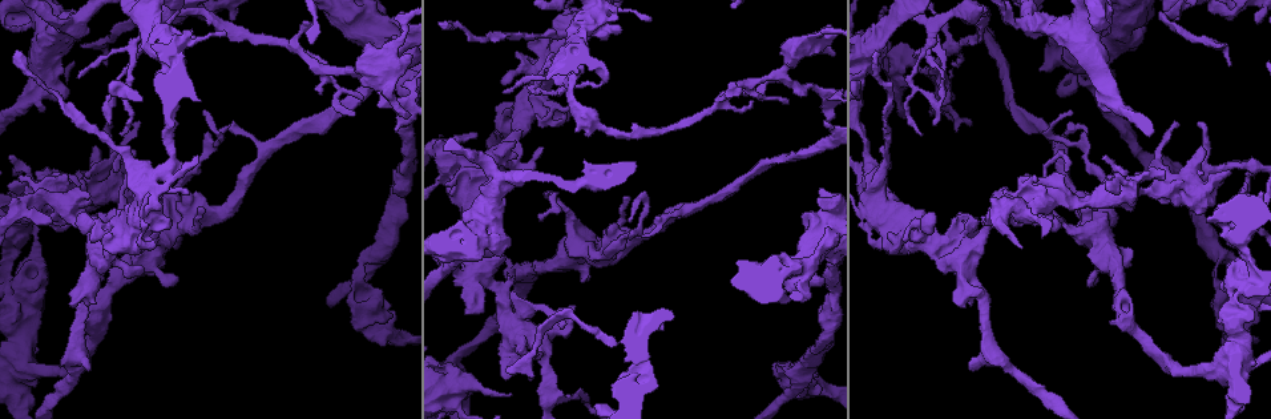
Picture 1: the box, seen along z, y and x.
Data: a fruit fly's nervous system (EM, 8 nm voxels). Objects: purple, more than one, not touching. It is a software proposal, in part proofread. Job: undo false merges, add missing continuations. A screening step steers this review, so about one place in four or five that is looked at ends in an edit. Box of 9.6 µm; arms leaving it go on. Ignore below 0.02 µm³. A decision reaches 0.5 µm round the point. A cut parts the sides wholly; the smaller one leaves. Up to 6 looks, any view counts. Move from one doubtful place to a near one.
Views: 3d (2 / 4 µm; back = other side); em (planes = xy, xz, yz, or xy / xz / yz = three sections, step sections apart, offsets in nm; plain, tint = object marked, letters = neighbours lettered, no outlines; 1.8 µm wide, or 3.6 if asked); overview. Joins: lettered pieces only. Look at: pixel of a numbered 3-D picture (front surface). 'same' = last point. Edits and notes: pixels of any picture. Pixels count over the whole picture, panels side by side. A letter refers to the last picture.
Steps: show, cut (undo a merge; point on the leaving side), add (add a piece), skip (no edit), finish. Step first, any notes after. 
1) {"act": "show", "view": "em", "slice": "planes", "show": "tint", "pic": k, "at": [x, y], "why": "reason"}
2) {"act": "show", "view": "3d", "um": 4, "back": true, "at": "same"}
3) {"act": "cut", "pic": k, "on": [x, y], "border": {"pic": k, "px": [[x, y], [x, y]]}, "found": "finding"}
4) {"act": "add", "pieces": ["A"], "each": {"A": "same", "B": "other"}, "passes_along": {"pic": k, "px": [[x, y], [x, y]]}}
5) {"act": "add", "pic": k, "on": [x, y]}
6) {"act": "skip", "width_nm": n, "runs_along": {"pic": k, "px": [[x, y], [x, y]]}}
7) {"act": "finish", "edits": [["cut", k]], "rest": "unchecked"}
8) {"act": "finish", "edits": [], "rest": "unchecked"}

{"act": "show", "view": "em", "slice": "planes", "show": "letters", "pic": 1, "at": [890, 18], "why": "thick turns thin"}

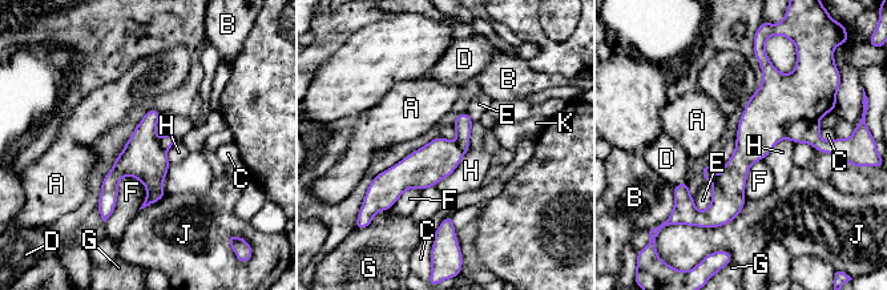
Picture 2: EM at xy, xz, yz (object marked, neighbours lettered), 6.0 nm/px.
{"act": "cut", "pic": 2, "on": [807, 132], "each": {"A": "other", "B": "other", "C": "other", "D": "other", "E": "other", "F": "other", "G": "other", "H": "other", "J": "other", "K": "other"}, "found": "a second neuron is stuck on"}

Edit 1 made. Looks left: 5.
{"act": "show", "view": "3d", "um": 4, "pic": 1, "at": [23, 54]}

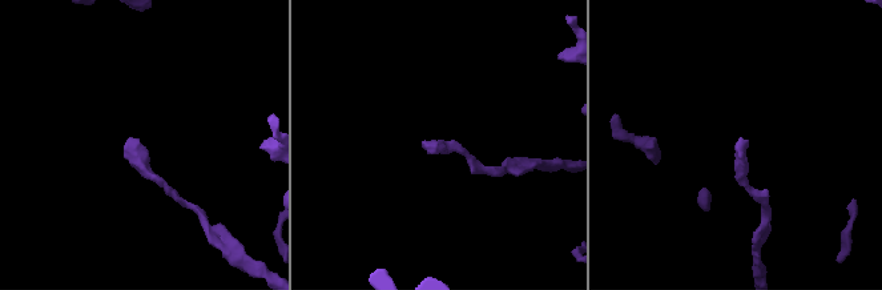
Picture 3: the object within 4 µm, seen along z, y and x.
{"act": "show", "view": "em", "slice": "planes", "show": "letters", "pic": 3, "at": [139, 141]}

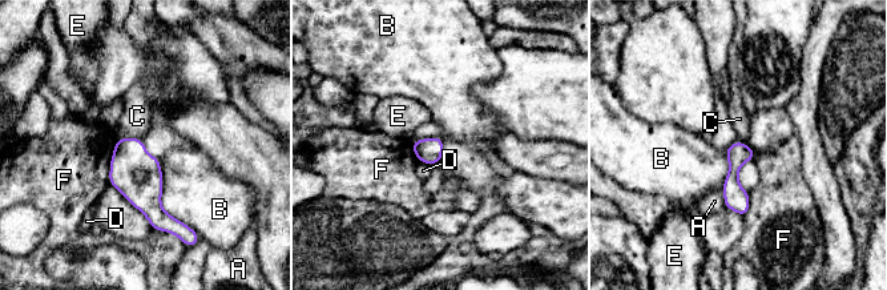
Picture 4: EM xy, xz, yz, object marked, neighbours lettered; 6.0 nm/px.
{"act": "skip", "width_nm": 140, "each": {"A": "other", "B": "other", "C": "other", "D": "other", "E": "other", "F": "other"}, "border": {"pic": 4, "px": [[117, 137], [141, 139]]}, "found": "none of them fits"}

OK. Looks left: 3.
{"act": "show", "view": "3d", "um": 4, "pic": 1, "at": [1252, 214], "why": "sudden change in width"}

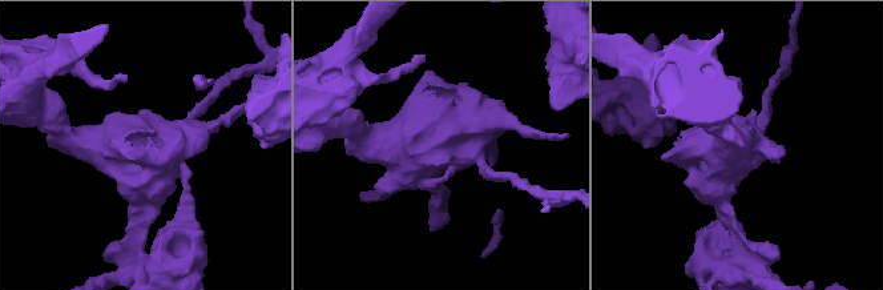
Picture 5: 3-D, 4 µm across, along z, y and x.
{"act": "show", "view": "em", "um": 3.6, "slice": "planes", "show": "letters", "pic": 5, "at": [452, 145]}

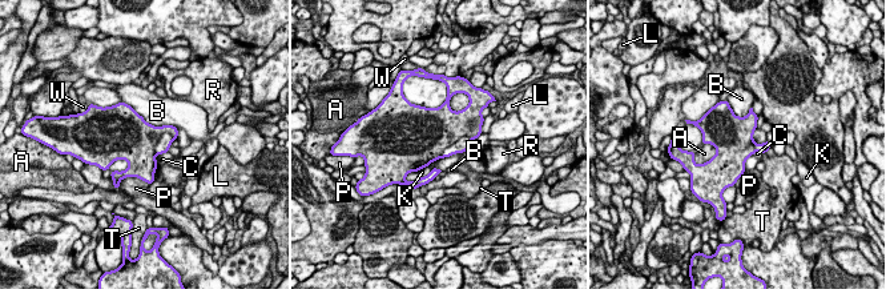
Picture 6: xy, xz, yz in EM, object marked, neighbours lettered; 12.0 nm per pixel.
{"act": "cut", "pic": 6, "on": [139, 147], "each": {"A": "other", "B": "other", "C": "other", "K": "other", "L": "other", "P": "other", "R": "other", "T": "other", "W": "other"}, "border": {"pic": 6, "px": [[169, 132], [156, 144], [156, 155]]}, "found": "two neurons meet here"}

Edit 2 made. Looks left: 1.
{"act": "finish", "edits": [["cut", 2], ["cut", 6]], "rest": "unchecked"}

